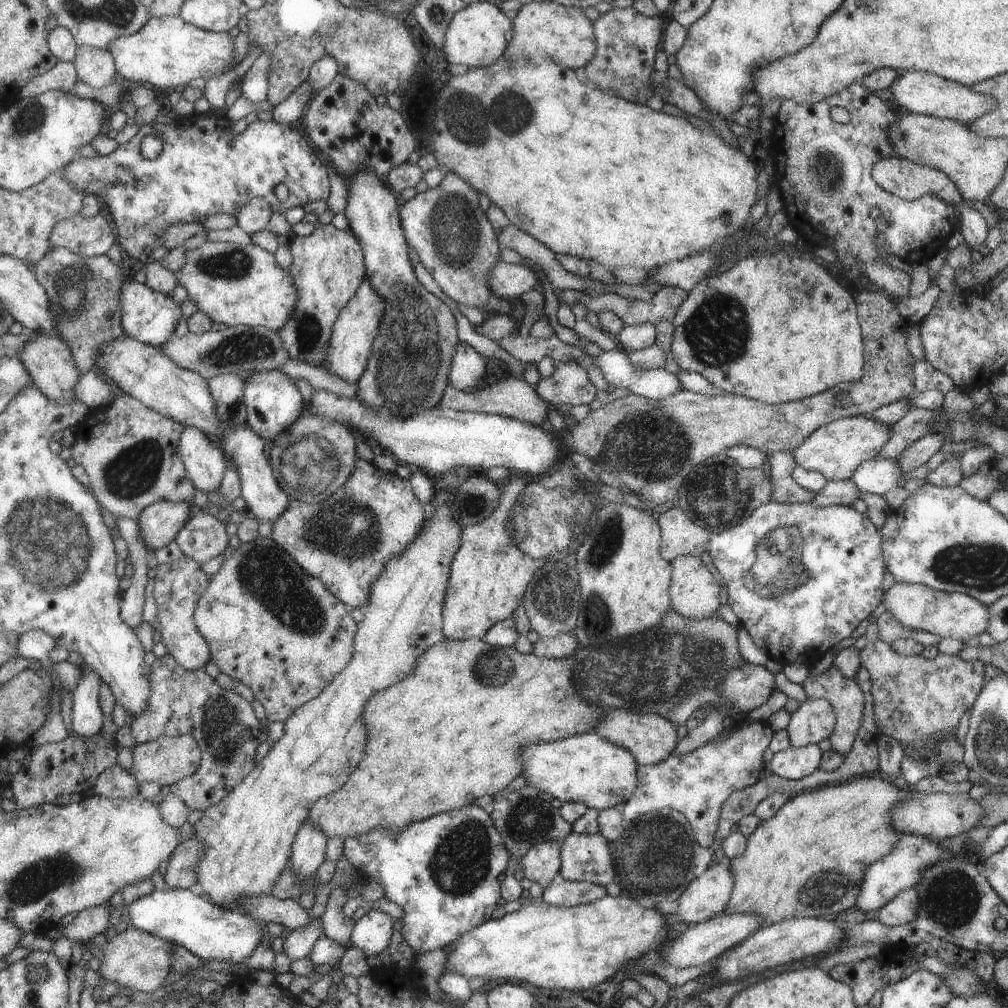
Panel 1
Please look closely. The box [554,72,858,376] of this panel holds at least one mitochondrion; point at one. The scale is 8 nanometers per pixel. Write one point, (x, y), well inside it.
(717, 333)

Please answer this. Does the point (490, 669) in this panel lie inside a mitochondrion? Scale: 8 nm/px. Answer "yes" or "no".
yes

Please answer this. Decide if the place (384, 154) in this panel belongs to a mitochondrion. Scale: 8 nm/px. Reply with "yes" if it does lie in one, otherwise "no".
no

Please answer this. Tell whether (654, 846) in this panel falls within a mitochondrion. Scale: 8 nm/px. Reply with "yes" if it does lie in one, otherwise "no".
yes

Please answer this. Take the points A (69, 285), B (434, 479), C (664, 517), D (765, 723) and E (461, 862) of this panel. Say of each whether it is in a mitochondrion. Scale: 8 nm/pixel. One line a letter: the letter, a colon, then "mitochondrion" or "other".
A: mitochondrion
B: other
C: other
D: other
E: mitochondrion

